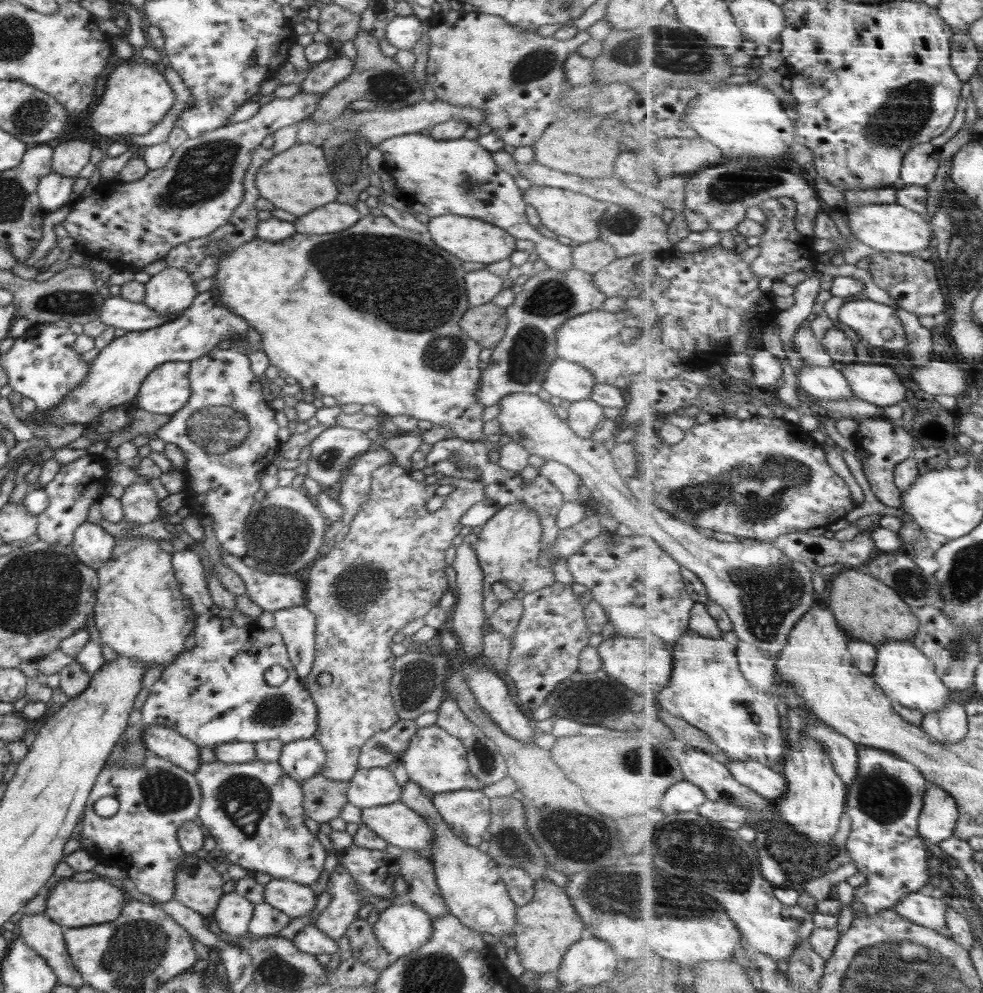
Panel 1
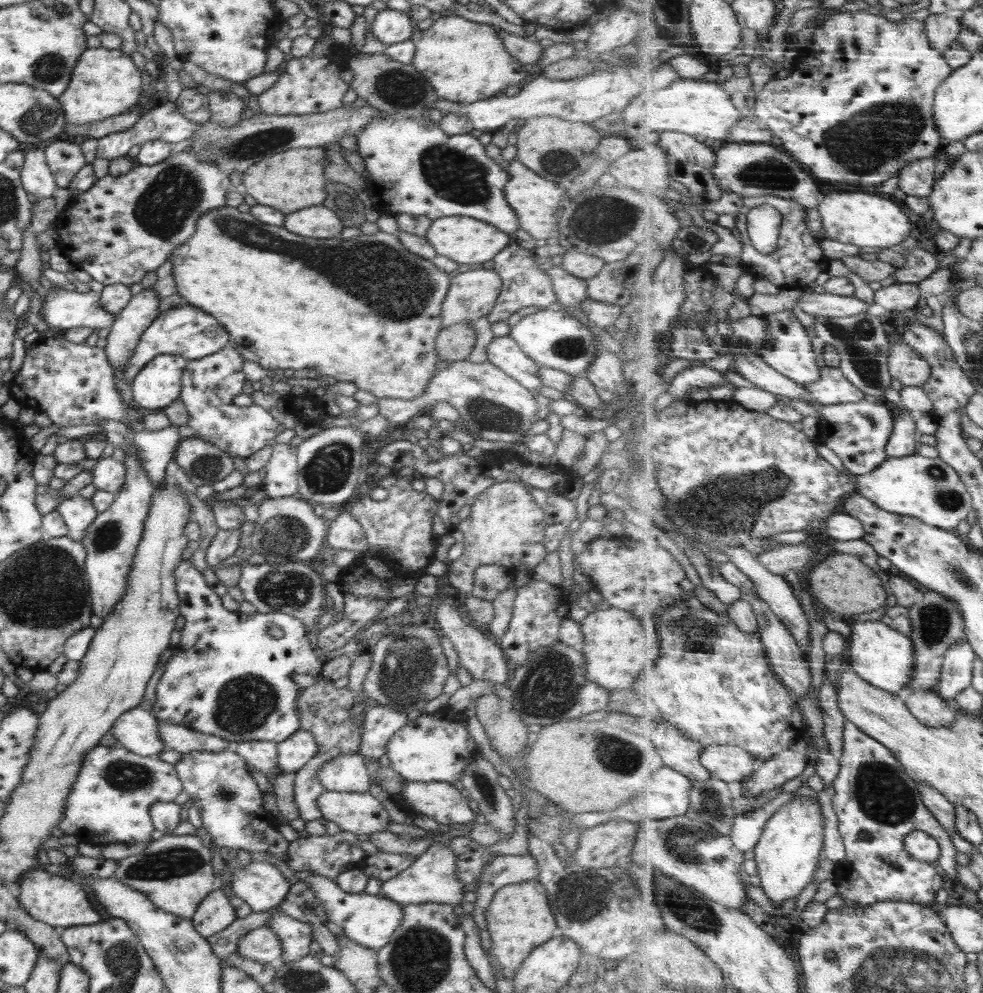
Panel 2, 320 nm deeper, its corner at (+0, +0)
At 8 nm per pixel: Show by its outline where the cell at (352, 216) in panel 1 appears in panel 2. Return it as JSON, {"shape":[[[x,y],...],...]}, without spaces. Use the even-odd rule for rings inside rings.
{"shape":[[[314,206],[286,214],[283,228],[306,238],[339,238],[342,230],[346,228],[340,220],[342,219],[332,210],[324,206]]]}

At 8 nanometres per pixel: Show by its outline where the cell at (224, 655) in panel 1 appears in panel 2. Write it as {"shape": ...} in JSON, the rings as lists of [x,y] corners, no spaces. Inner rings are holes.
{"shape":[[[191,560],[178,563],[174,580],[180,616],[183,616],[186,622],[181,630],[180,643],[168,658],[156,685],[156,704],[151,706],[149,711],[160,721],[185,726],[205,735],[219,736],[230,740],[232,745],[248,740],[279,743],[292,736],[300,729],[296,700],[301,691],[293,676],[310,674],[316,678],[324,666],[314,643],[309,640],[306,627],[300,620],[282,612],[229,612],[224,608],[221,598],[207,586],[203,574],[196,570]],[[269,624],[283,629],[284,637],[272,638],[268,635]]]}

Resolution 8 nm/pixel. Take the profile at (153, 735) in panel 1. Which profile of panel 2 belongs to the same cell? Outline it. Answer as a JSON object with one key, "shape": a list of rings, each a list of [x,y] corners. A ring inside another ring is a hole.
{"shape":[[[141,706],[121,714],[111,731],[119,746],[140,756],[160,755],[166,750],[159,737],[159,720]]]}

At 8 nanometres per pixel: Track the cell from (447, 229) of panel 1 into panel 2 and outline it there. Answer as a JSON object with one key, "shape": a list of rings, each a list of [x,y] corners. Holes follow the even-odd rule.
{"shape":[[[450,216],[434,220],[425,237],[438,254],[459,264],[482,264],[493,260],[512,238],[498,228],[492,227],[492,224],[468,216]]]}

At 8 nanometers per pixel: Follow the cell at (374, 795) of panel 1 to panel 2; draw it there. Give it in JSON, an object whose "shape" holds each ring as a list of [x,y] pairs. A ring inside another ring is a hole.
{"shape":[[[359,753],[334,757],[319,768],[317,777],[327,791],[366,792],[372,785]]]}

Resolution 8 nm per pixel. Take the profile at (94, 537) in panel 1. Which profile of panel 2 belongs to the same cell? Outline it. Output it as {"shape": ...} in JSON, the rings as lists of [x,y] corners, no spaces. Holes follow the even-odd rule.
{"shape":[[[79,494],[66,497],[60,501],[55,510],[61,514],[68,527],[68,537],[78,542],[85,537],[88,525],[99,515],[91,500]]]}

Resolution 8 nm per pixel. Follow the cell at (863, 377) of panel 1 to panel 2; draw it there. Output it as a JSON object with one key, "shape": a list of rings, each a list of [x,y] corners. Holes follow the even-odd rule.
{"shape":[[[824,367],[822,378],[807,385],[816,406],[860,402],[866,398],[866,392],[854,384],[840,368]]]}

